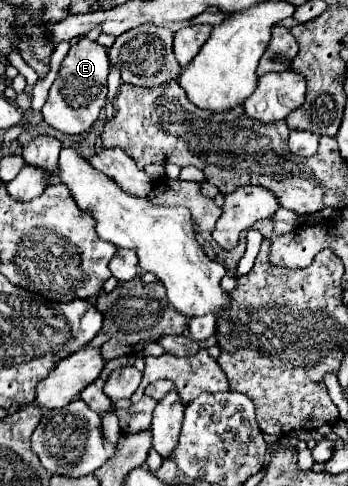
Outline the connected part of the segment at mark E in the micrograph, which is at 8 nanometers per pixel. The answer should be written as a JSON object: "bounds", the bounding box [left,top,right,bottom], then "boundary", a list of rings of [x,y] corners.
{"bounds":[41,37,110,133],"boundary":[[[82,37],[76,45],[70,47],[68,55],[64,57],[64,61],[60,65],[58,77],[50,87],[48,101],[44,103],[44,107],[41,109],[44,121],[54,129],[58,125],[60,125],[60,129],[62,129],[62,125],[70,129],[72,115],[74,115],[74,101],[78,101],[78,133],[88,131],[96,123],[96,119],[98,119],[98,115],[106,103],[108,71],[110,71],[110,63],[106,57],[106,47],[98,45],[96,41]]]}

